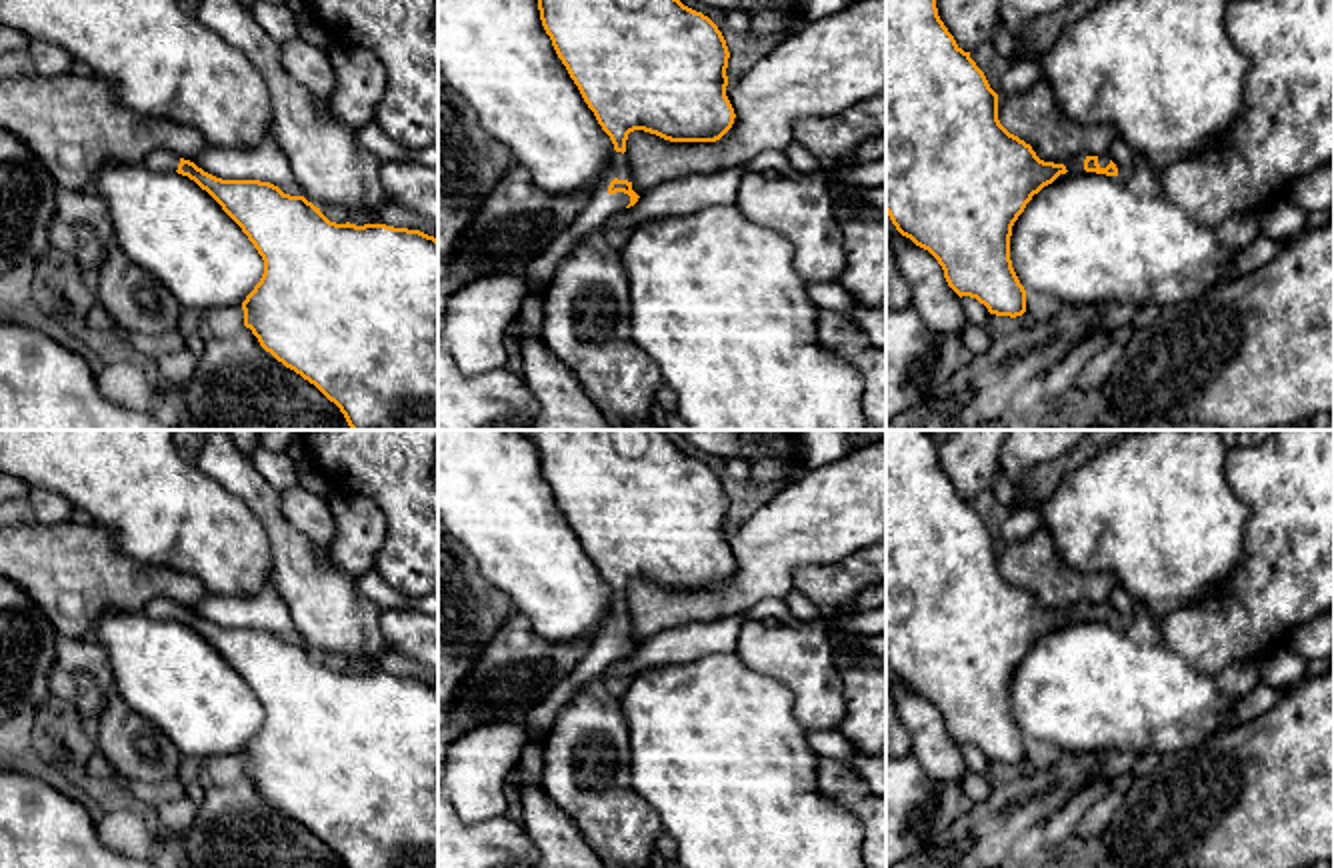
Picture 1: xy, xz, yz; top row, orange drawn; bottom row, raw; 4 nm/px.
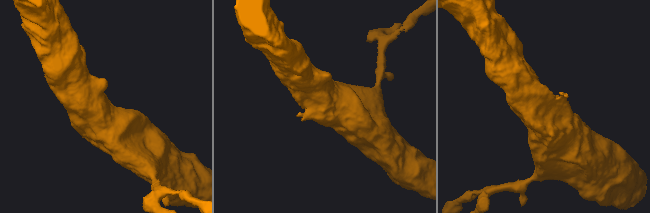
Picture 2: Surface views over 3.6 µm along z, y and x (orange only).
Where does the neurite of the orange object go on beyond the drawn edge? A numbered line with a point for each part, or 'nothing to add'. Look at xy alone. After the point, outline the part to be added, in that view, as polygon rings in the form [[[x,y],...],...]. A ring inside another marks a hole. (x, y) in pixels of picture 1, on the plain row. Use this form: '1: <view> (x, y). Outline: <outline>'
1: xy (162, 608). Outline: [[[158,596],[144,606],[144,614],[156,620],[176,620],[182,604],[172,602],[170,598]]]

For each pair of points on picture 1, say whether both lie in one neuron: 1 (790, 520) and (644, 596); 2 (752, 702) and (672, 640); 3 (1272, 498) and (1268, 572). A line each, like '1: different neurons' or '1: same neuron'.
1: same neuron
2: different neurons
3: same neuron

